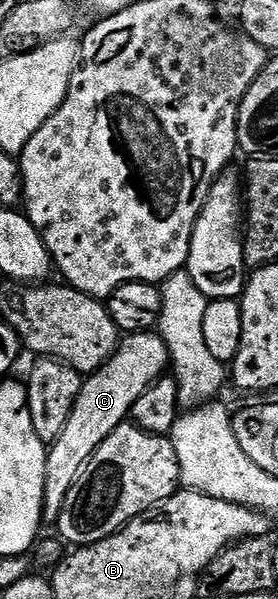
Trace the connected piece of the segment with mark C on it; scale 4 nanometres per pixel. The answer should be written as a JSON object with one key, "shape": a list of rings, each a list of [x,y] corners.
{"shape":[[[155,331],[132,333],[124,336],[115,354],[96,373],[84,380],[81,395],[77,395],[77,403],[73,407],[73,415],[69,415],[69,423],[65,423],[65,431],[61,431],[61,439],[57,439],[47,450],[44,522],[58,522],[59,512],[63,509],[69,491],[79,482],[79,474],[91,462],[97,447],[101,447],[111,432],[130,418],[133,403],[137,403],[147,388],[164,376],[168,369],[167,338]]]}

